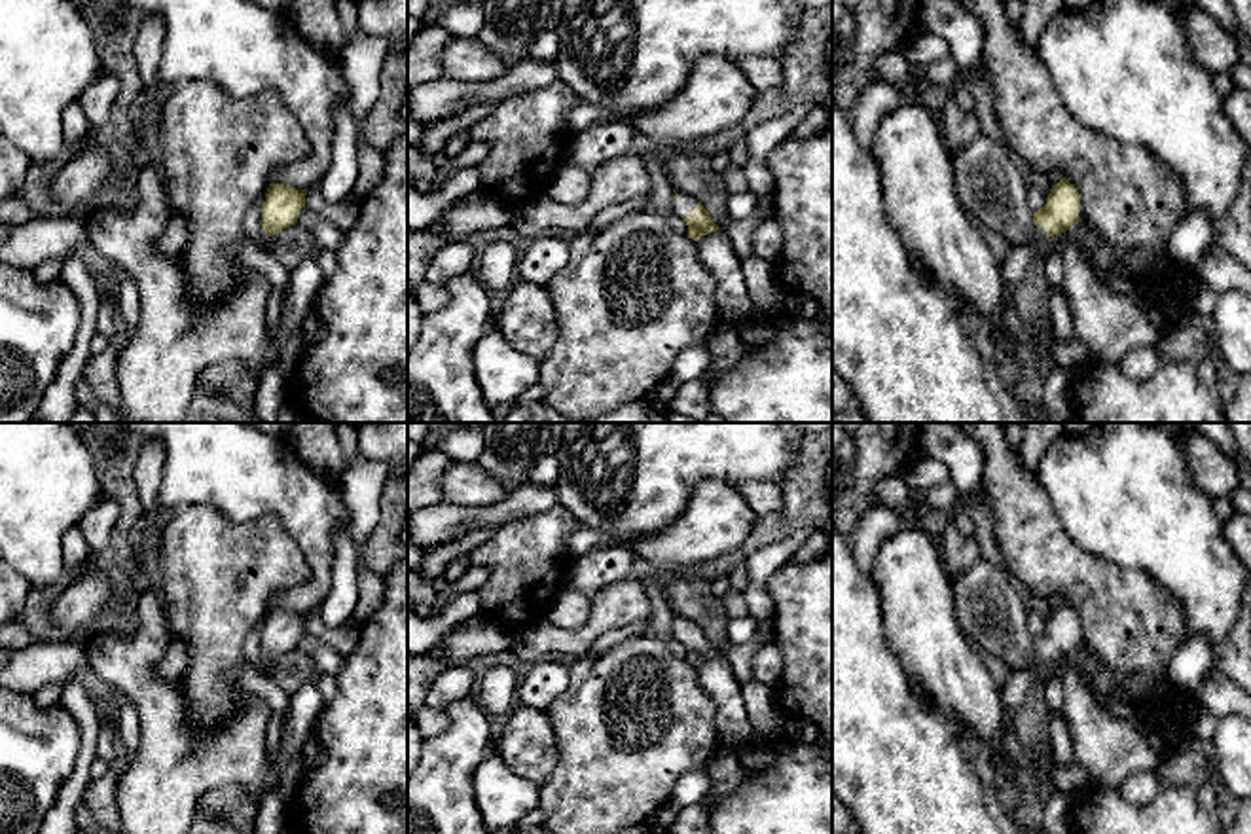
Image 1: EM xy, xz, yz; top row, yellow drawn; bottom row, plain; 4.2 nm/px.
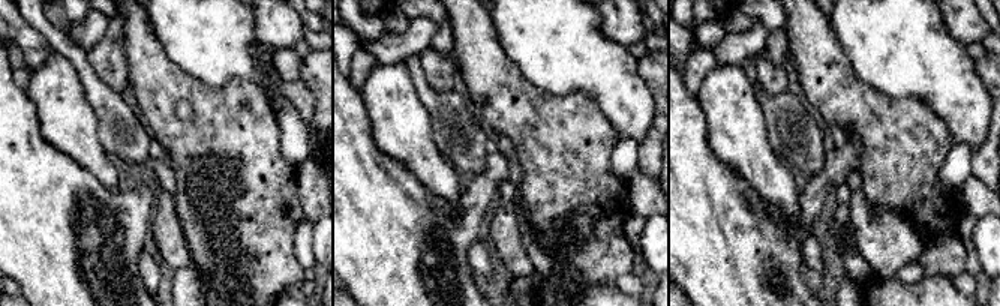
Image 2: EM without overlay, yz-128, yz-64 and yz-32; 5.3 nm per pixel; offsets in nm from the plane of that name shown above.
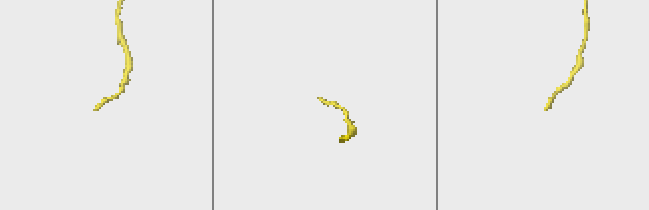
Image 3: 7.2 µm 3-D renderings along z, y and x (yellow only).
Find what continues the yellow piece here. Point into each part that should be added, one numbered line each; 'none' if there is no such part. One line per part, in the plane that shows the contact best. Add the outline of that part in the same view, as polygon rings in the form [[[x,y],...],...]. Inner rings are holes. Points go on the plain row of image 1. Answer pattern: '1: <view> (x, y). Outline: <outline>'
1: xz (683, 630). Outline: [[[679,618],[673,624],[673,637],[688,643],[694,635],[698,635],[698,626],[694,626],[688,618]]]

